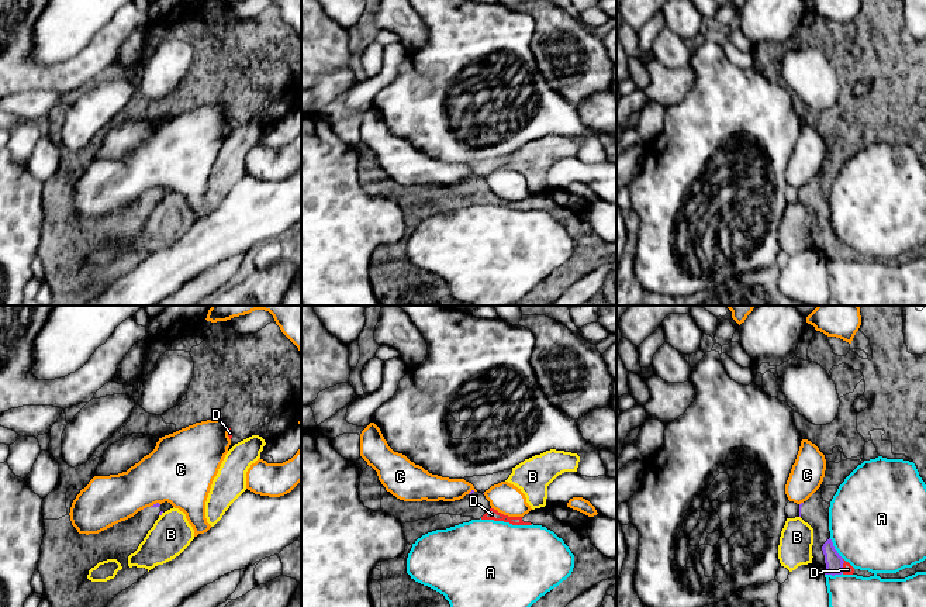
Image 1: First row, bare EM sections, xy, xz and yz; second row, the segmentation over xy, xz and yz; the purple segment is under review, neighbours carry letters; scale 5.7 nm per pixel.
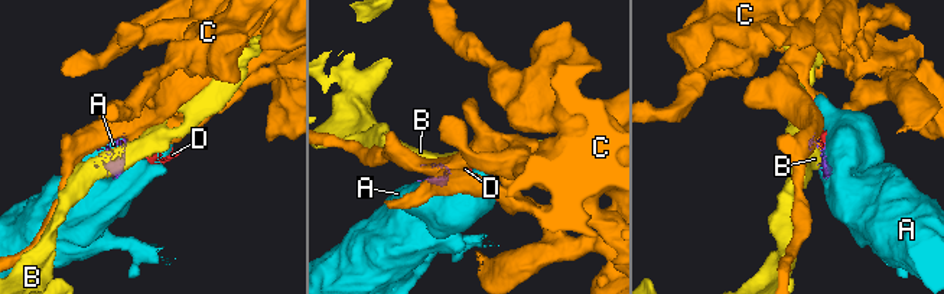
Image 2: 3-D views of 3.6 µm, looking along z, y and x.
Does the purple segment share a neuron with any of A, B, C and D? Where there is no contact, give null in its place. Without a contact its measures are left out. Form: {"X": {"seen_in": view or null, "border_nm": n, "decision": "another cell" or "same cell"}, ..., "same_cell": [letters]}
{"A": {"seen_in": "yz", "border_nm": 150, "decision": "another cell"}, "B": {"seen_in": "xy", "border_nm": 40, "decision": "another cell"}, "C": {"seen_in": "xy", "border_nm": 70, "decision": "another cell"}, "D": {"seen_in": "yz", "border_nm": 80, "decision": "same cell"}, "same_cell": ["D"]}

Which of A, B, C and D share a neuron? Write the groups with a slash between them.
A / B / C / D

